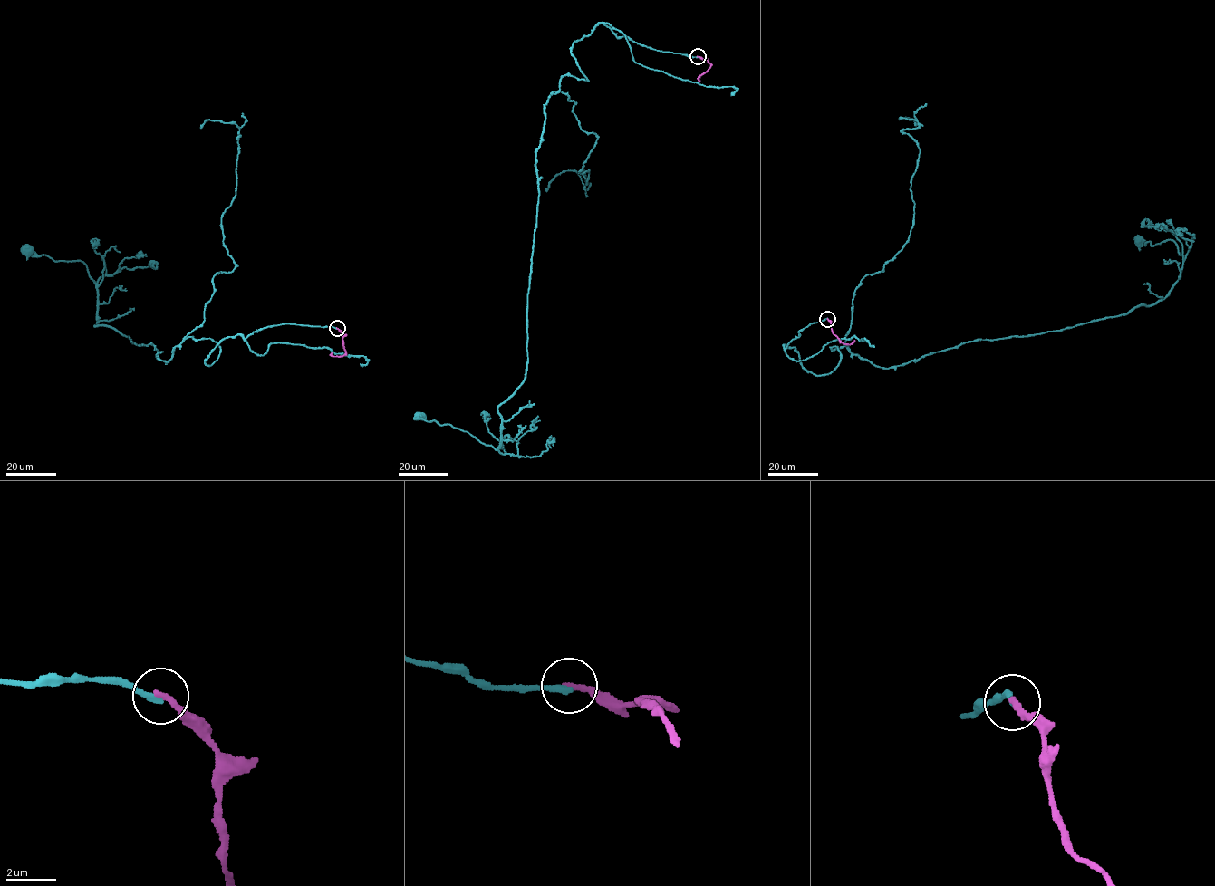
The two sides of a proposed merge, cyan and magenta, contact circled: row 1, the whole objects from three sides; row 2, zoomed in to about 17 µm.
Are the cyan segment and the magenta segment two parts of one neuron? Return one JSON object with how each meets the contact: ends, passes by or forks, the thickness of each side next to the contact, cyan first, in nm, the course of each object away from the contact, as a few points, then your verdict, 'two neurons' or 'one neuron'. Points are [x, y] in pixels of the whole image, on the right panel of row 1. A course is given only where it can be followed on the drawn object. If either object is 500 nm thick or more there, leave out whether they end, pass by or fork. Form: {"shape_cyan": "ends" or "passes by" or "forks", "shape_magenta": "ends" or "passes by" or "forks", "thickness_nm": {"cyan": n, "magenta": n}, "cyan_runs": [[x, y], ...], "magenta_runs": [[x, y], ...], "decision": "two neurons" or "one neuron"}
{"shape_cyan": "ends", "shape_magenta": "ends", "thickness_nm": {"cyan": 260, "magenta": 280}, "cyan_runs": [[827, 319], [784, 345], [817, 375], [834, 346], [896, 367], [1125, 314], [1161, 300], [1184, 258], [1138, 242]], "magenta_runs": [[827, 319], [833, 332], [841, 341], [850, 345], [854, 340]], "decision": "two neurons"}

